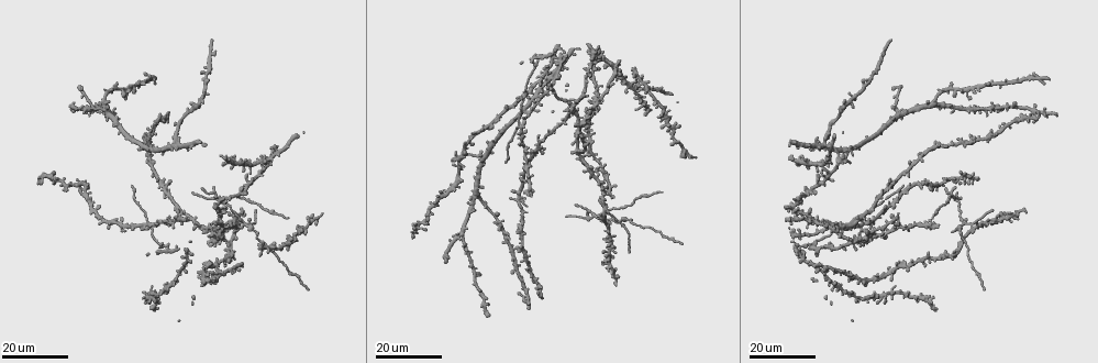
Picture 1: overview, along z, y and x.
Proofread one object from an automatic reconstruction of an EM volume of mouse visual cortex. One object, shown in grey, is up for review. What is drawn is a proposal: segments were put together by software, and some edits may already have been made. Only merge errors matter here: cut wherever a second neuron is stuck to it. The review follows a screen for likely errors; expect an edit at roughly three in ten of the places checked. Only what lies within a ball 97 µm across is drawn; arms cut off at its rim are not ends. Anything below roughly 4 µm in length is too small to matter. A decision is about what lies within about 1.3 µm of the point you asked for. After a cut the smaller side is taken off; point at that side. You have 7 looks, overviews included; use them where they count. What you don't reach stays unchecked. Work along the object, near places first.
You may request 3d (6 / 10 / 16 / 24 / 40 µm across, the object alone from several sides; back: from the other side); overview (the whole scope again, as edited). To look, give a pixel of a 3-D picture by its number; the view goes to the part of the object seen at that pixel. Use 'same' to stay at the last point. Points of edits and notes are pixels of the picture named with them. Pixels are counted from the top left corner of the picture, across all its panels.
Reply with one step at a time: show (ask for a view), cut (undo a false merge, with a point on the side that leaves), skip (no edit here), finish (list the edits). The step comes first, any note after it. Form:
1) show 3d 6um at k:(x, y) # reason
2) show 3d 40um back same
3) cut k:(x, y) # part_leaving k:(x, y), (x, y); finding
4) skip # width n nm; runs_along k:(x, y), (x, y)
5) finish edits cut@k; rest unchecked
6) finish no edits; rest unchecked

show 3d 24um at 1:(841, 269) # thin arm on a thick one

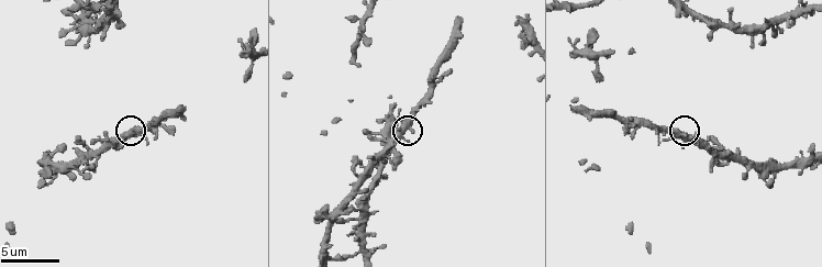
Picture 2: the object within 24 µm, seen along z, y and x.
show 3d 10um at 2:(675, 136)

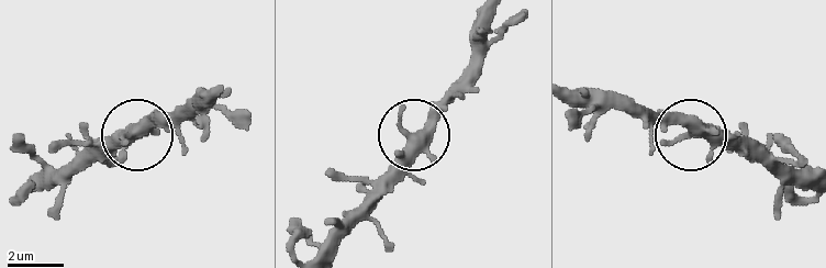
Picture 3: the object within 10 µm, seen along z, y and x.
skip # width 320 nm; runs_along 3:(808, 188), (759, 153), (695, 136), (673, 122), (626, 114); all the same neuron

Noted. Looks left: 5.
show 3d 24um at 1:(596, 216) # looks like a crossing

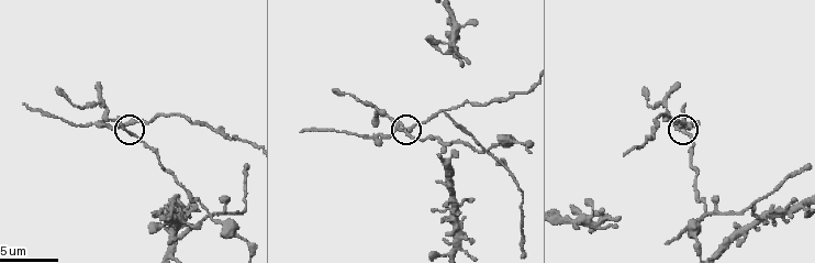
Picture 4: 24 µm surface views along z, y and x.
show 3d 6um at 4:(127, 126)

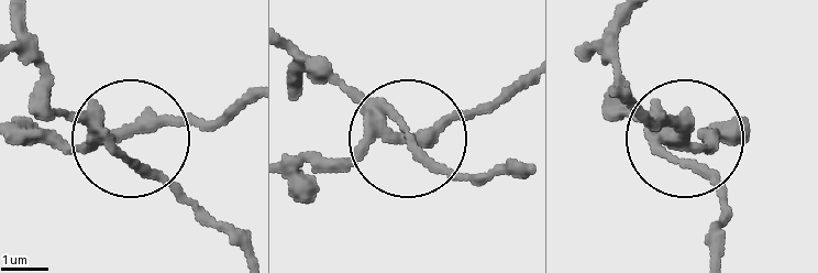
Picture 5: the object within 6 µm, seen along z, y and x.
cut 5:(47, 130) # width 280 nm; part_leaving 5:(102, 127), (205, 127), (240, 111); two neurons meet here

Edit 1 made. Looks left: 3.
show 3d 16um at 1:(977, 107) # looks like a crossing

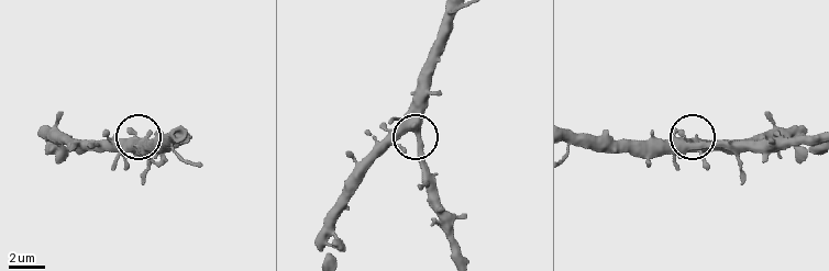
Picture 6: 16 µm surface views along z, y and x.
show 3d 10um at 6:(411, 127) # zoom in

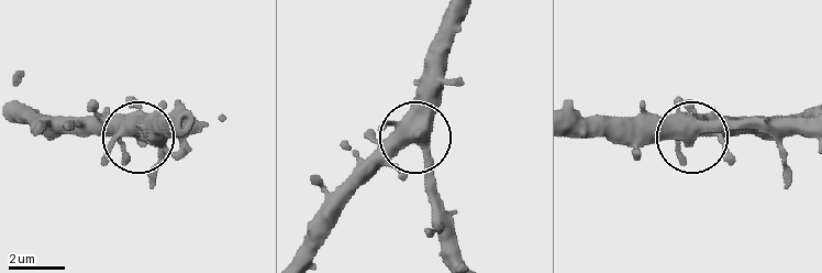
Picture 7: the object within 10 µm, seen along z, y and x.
skip # runs_along 7:(459, 22), (439, 107), (365, 183); all the same neuron

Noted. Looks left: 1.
show 3d 10um at 4:(702, 216) # four arms meet

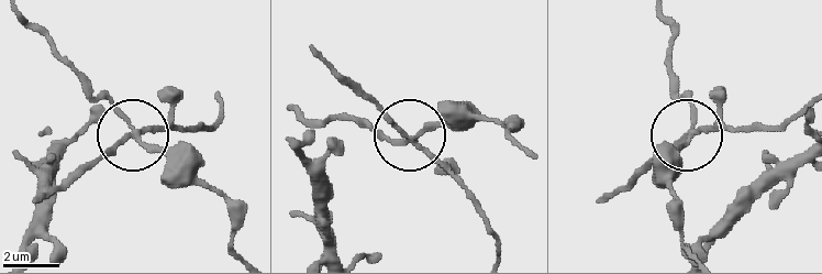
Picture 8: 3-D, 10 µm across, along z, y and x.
cut 8:(108, 148) # width 170 nm; two neurons meet here

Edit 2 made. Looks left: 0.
finish edits cut@5, cut@8; rest unchecked

